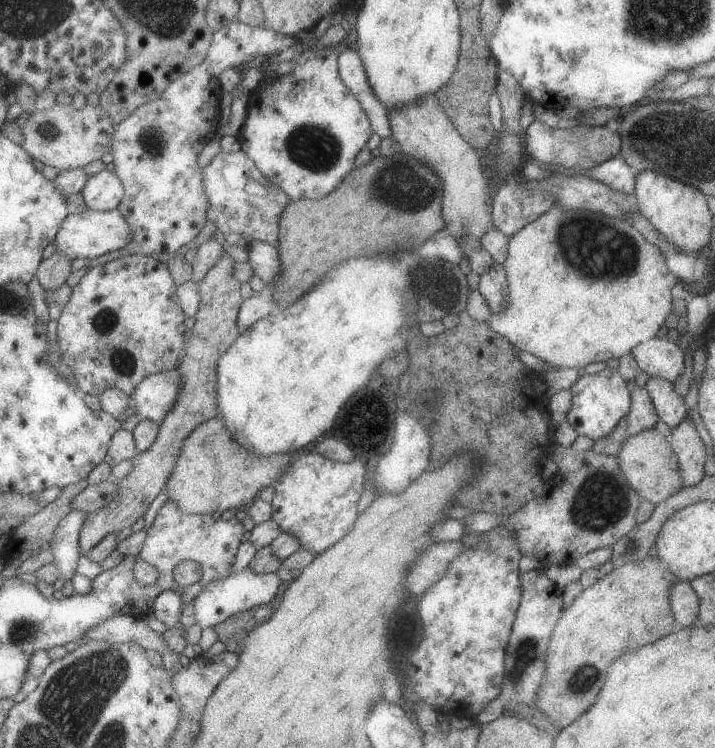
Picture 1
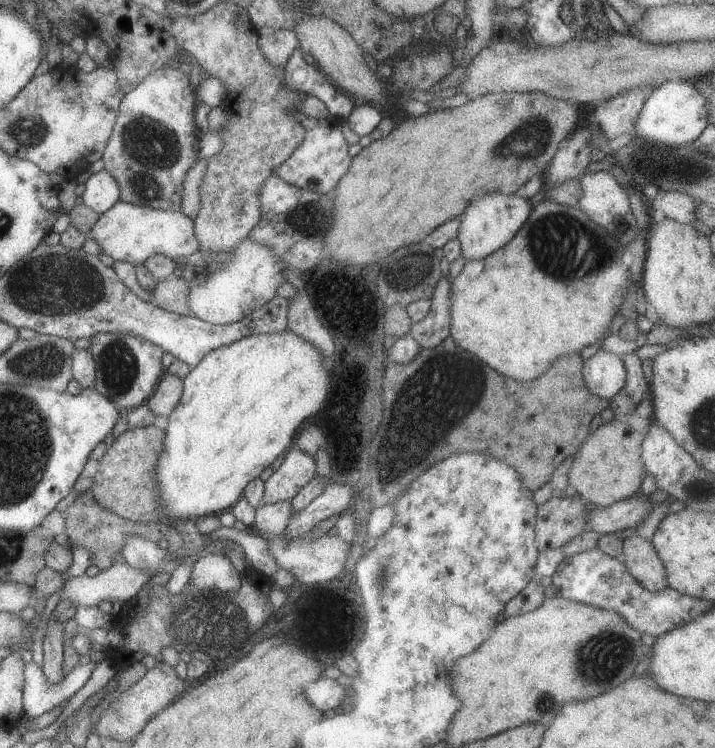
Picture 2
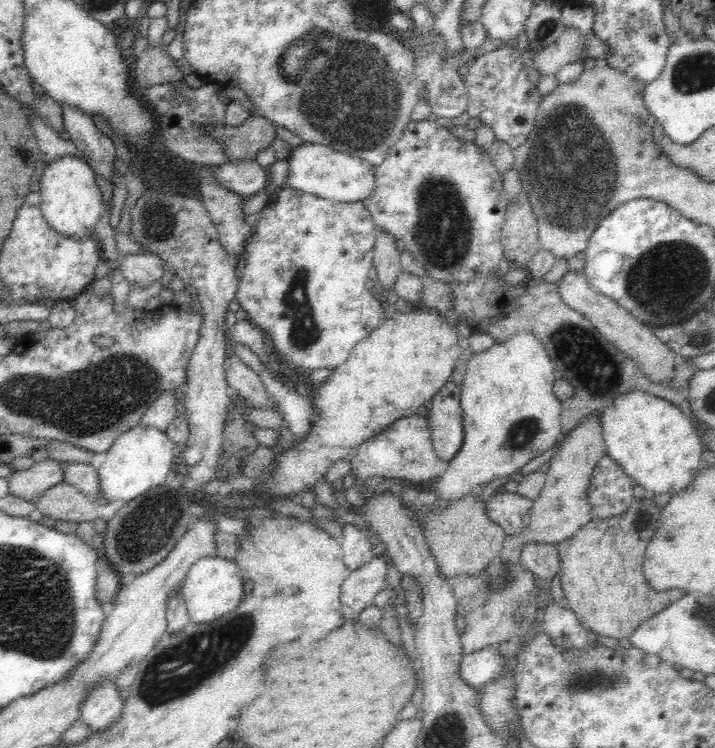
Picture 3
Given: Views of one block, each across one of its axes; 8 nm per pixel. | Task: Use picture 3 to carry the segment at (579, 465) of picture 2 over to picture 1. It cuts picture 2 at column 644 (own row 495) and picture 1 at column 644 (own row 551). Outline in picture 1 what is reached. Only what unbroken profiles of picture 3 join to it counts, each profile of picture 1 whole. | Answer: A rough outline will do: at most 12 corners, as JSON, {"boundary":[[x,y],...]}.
{"boundary":[[654,429],[628,435],[616,462],[653,506],[681,488],[670,443]]}

